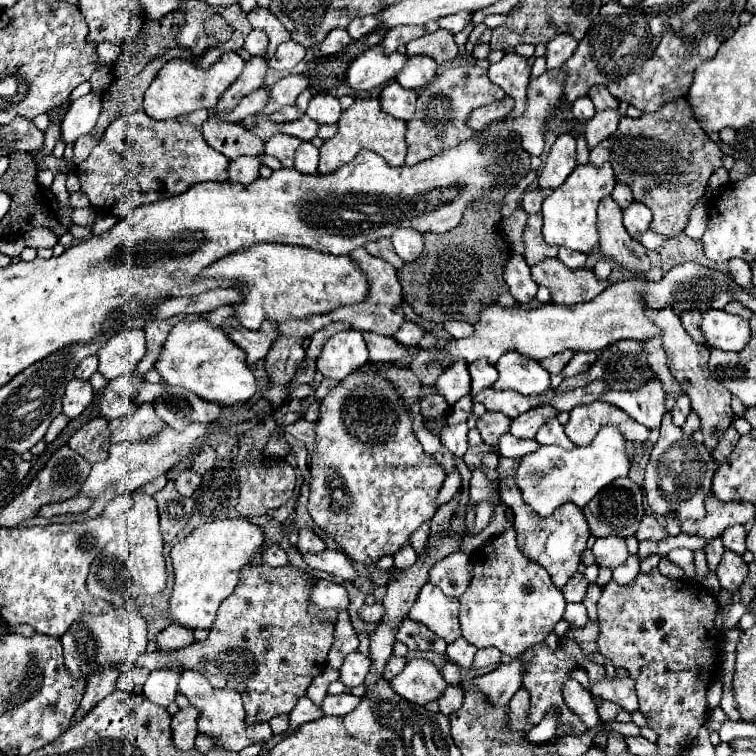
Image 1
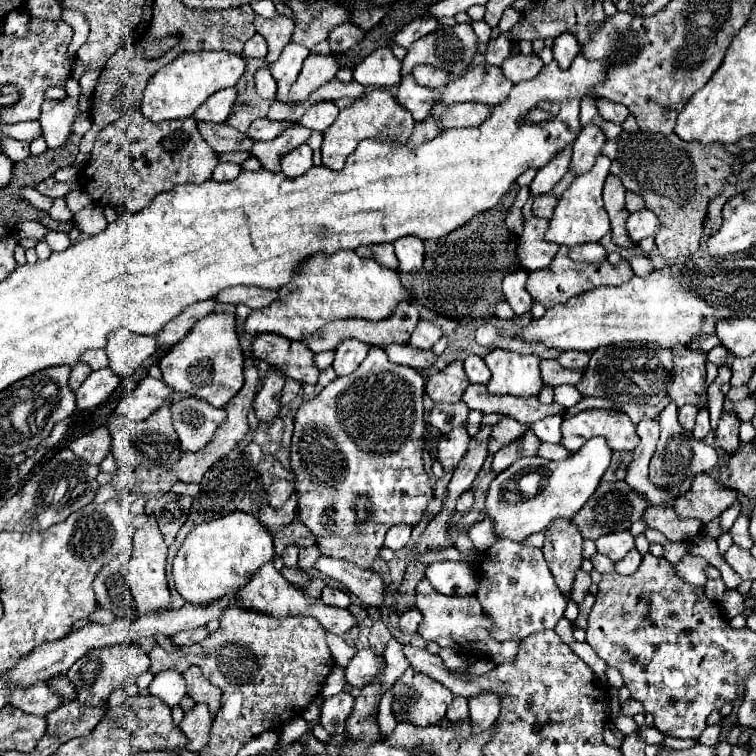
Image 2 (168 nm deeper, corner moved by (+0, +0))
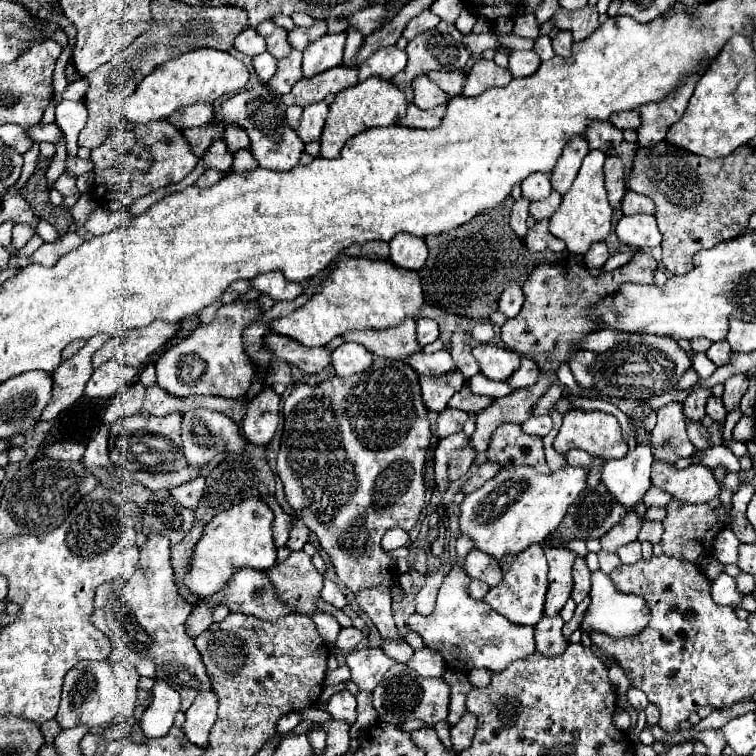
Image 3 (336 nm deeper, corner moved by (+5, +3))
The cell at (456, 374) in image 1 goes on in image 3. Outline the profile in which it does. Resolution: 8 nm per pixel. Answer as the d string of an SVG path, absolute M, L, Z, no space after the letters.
M453 370L443 376L419 376L419 384L425 406L433 412L441 412L447 408L447 402L453 398L453 394L461 390L465 378L459 370Z

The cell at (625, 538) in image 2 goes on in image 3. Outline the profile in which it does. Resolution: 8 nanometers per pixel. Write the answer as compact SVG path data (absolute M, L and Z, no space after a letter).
M631 510L623 522L619 522L617 526L613 526L613 528L601 538L601 548L607 550L607 552L617 552L617 548L621 548L621 546L625 546L625 544L637 540L639 528L641 528L641 520L639 520L639 516Z

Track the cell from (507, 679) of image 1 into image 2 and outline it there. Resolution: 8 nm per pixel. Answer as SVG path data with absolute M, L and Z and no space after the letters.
M486 691L486 693L472 697L468 703L470 703L472 733L482 733L484 729L490 729L494 725L494 721L498 719L500 697Z

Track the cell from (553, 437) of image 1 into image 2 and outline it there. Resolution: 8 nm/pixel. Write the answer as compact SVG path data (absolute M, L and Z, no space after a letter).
M552 415L552 417L544 417L536 423L532 423L532 431L534 435L544 441L544 443L560 443L560 423L562 423L562 417L560 415Z

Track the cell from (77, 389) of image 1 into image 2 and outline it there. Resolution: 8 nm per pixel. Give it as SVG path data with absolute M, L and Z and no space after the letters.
M108 367L100 369L100 371L92 371L90 377L76 391L76 407L80 411L84 411L84 409L92 409L92 407L100 405L114 393L114 389L120 383L122 383L122 379L116 373L112 373Z

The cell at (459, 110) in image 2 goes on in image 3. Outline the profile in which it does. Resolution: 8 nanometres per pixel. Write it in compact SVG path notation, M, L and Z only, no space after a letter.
M413 104L407 106L407 116L399 122L407 128L437 128L443 120L443 114L445 114L447 106L435 106L431 110L421 110L421 108L415 108Z

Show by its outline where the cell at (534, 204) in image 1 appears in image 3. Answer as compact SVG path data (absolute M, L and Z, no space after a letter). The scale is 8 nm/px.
M553 192L553 194L551 194L549 198L545 198L545 200L531 202L531 206L529 206L529 214L531 214L535 220L551 218L551 216L553 216L553 212L557 210L559 202L561 202L561 198L559 198L559 196L555 196L555 192Z

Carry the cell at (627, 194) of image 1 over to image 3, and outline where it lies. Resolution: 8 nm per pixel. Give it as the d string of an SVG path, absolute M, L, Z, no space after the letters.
M631 190L625 192L623 202L621 202L621 210L623 214L637 214L637 212L645 212L645 214L655 214L655 206L653 200L643 196L643 194L635 194Z

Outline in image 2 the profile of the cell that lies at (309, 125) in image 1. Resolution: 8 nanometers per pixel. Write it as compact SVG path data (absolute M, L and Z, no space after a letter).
M256 119L256 121L250 123L248 137L252 141L270 141L270 139L278 137L286 127L288 127L288 123L270 121L270 119Z

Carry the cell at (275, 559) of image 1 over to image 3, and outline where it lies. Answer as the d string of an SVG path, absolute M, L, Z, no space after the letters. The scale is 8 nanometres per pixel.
M295 520L293 522L293 530L291 530L291 536L289 536L289 542L287 542L287 548L291 552L295 550L301 550L309 540L309 528L301 522L301 520Z

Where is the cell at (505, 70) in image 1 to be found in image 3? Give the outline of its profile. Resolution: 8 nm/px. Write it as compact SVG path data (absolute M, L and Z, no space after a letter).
M511 50L509 52L509 72L515 78L523 78L523 76L533 74L539 68L539 64L541 64L541 60L533 50L529 50L529 52Z

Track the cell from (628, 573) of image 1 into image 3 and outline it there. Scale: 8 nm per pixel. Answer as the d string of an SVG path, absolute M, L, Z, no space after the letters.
M635 540L635 542L631 542L629 546L621 546L621 548L617 550L617 556L621 558L623 564L633 564L633 562L641 560L641 542Z

